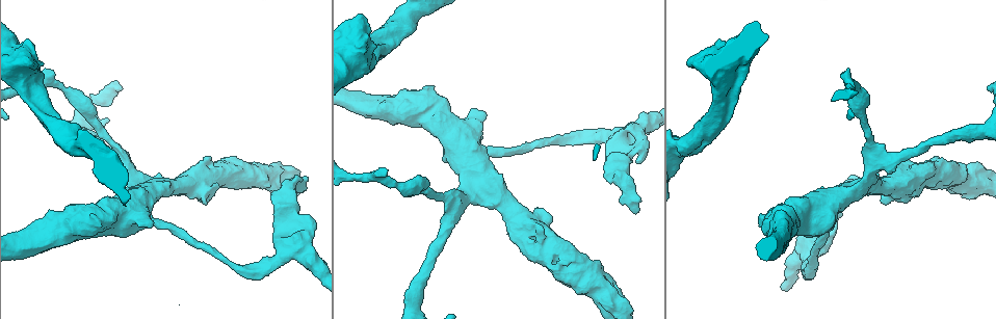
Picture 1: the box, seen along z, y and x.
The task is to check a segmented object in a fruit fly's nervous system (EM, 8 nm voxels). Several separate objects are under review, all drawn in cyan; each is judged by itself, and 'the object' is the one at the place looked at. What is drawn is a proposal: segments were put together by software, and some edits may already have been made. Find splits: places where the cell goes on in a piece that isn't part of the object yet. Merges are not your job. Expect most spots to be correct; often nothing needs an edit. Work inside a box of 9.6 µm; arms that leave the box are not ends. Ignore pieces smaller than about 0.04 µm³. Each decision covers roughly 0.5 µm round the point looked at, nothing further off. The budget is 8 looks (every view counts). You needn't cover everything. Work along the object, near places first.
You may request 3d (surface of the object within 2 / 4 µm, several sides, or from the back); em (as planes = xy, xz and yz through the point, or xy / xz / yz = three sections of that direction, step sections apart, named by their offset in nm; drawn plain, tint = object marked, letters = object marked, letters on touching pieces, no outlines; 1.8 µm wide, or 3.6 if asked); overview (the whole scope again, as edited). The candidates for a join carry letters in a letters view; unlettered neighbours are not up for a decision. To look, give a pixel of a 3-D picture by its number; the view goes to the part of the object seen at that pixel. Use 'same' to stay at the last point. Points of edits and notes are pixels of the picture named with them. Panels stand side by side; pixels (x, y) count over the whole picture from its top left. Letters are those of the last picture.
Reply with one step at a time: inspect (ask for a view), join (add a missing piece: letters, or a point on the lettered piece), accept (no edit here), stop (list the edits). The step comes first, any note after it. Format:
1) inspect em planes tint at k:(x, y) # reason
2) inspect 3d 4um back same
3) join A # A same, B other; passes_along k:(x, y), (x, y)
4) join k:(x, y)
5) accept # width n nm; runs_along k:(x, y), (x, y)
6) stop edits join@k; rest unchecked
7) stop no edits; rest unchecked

inspect em planes plain at 1:(151, 227) # free end

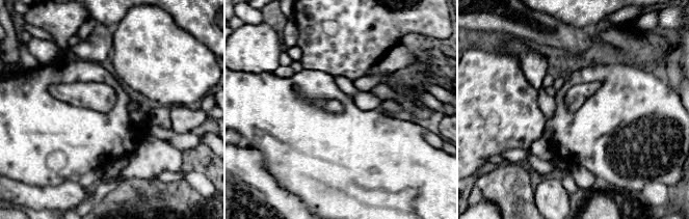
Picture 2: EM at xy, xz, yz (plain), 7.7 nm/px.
inspect em planes letters same

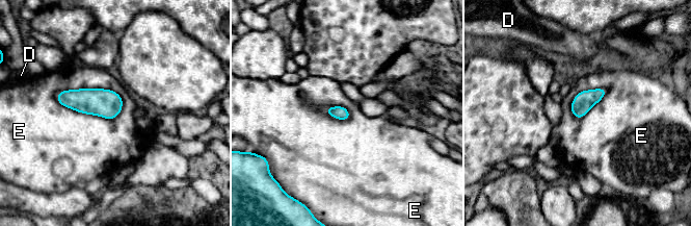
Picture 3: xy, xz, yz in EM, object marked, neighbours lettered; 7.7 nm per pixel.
accept # D other, E other; none of them fits

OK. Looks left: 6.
inspect 3d 4um at 1:(95, 218) # stops while still wide

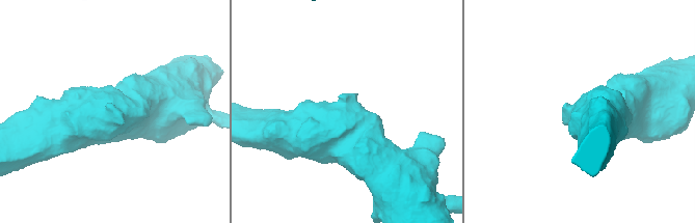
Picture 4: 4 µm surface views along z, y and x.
inspect em 3.6um xy step 16 tint at 4:(346, 94)

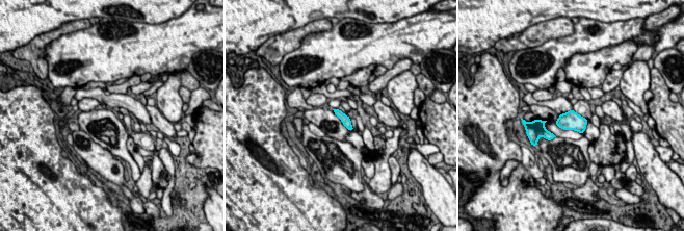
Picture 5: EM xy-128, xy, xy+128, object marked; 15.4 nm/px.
inspect em 3.6um planes letters same

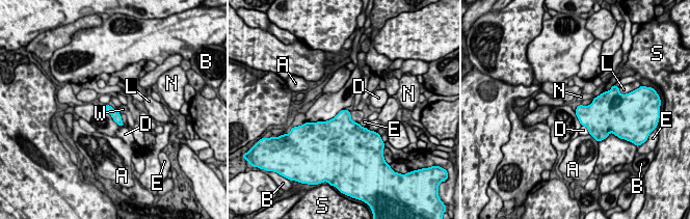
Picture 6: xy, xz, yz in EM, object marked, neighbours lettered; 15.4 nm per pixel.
accept # A other, B other, D other, E other, L other, N other, S other, W other; border 6:(604, 91), (588, 105), (580, 104); no lettered piece goes on from it

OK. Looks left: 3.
inspect 3d 4um at 1:(711, 104) # branch stops here

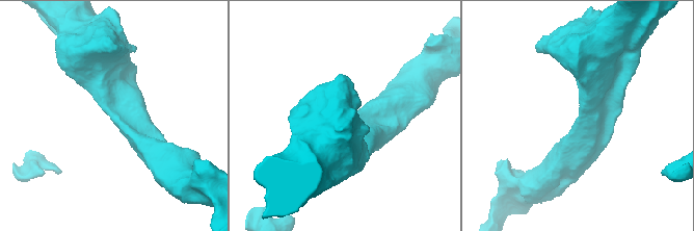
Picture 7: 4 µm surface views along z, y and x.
inspect em xz step 16 letters at 7:(112, 121)

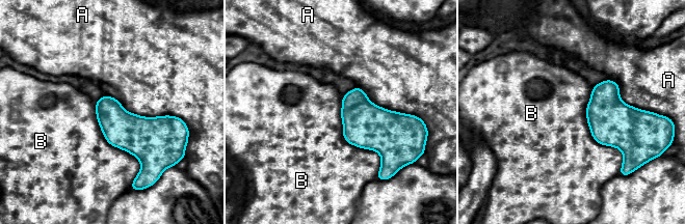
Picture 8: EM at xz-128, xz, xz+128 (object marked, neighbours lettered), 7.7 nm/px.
inspect em planes letters same # cut it another way

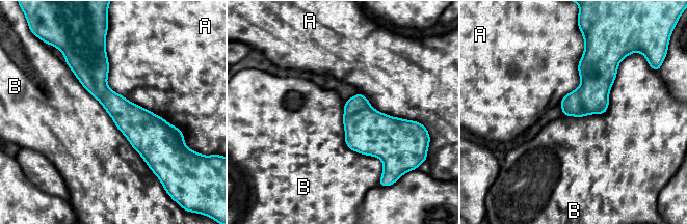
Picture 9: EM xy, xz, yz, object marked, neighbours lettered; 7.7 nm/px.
accept # width 240 nm; A other, B other; border 9:(67, 65), (100, 103), (154, 173); no lettered piece goes on from it

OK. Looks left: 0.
stop no edits; rest unchecked

